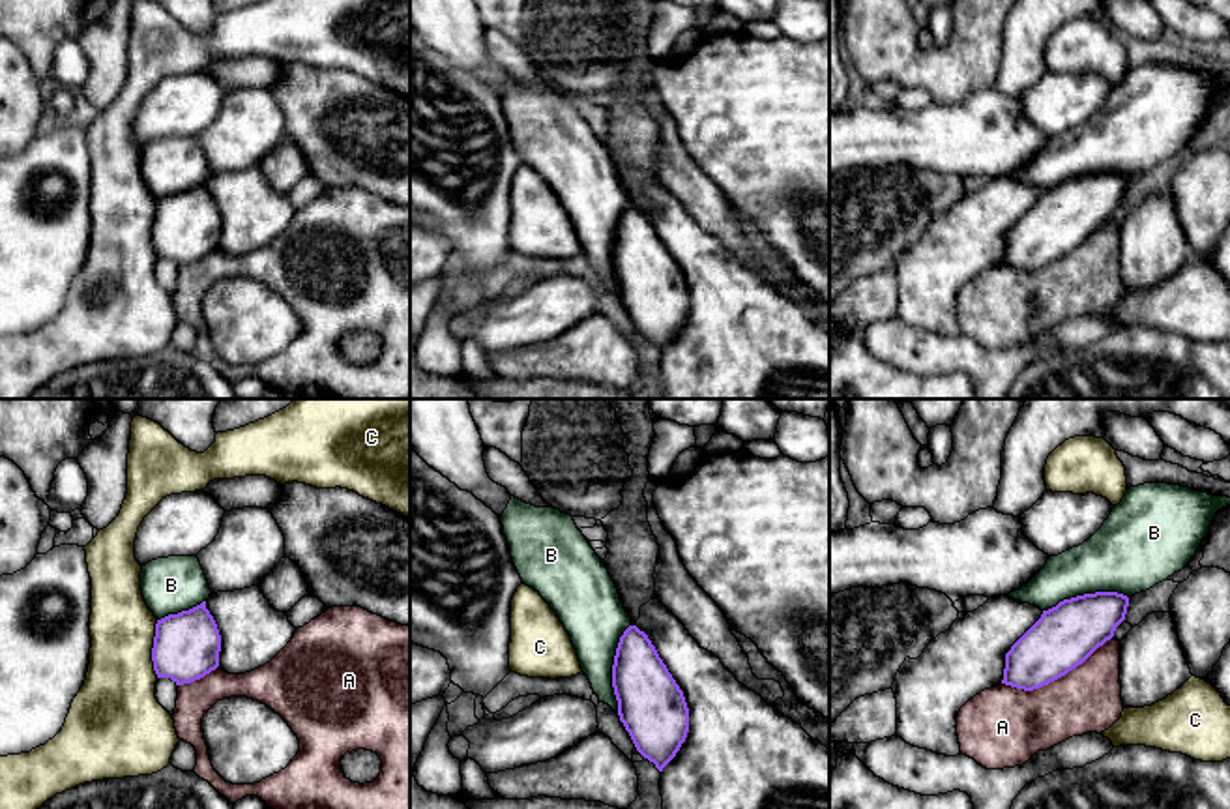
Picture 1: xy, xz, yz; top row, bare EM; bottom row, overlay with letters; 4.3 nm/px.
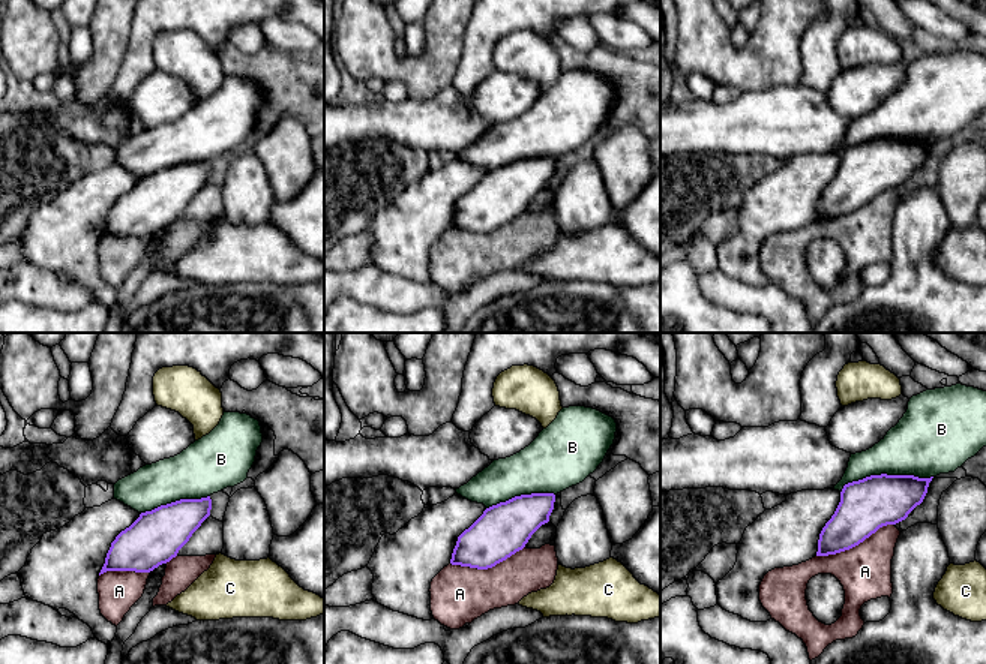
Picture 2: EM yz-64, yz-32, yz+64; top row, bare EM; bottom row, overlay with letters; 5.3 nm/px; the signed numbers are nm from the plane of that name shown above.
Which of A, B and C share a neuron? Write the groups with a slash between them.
A / B / C

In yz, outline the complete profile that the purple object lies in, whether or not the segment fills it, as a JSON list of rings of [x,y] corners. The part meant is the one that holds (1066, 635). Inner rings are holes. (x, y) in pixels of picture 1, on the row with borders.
[[[1095,592],[1043,610],[1005,654],[1002,684],[1033,691],[1065,676],[1114,637],[1127,607],[1123,594]]]

